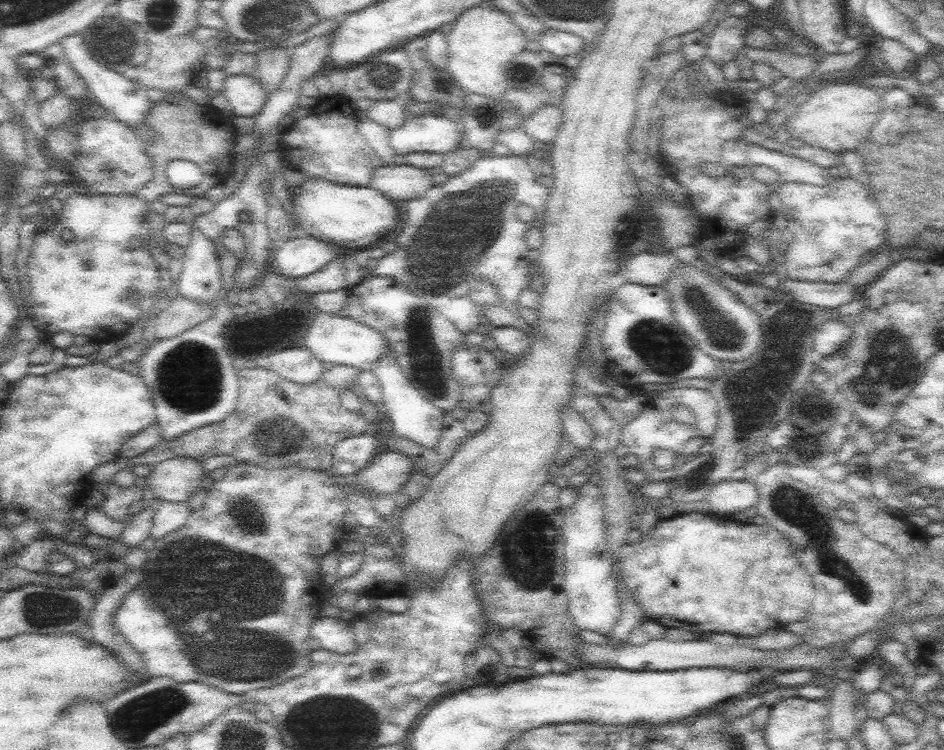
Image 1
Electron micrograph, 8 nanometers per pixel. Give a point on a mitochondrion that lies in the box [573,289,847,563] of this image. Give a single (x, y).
(667, 353)

